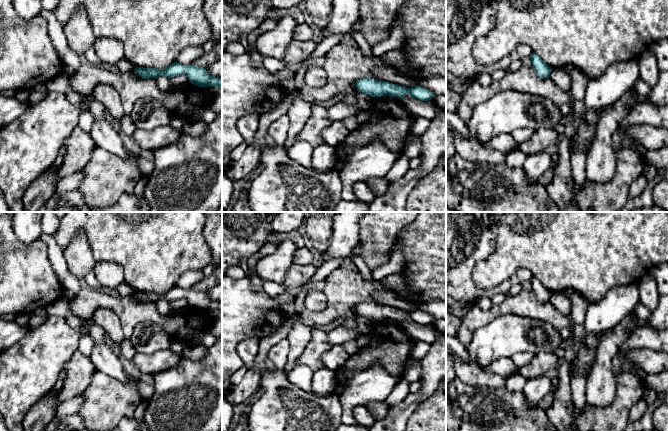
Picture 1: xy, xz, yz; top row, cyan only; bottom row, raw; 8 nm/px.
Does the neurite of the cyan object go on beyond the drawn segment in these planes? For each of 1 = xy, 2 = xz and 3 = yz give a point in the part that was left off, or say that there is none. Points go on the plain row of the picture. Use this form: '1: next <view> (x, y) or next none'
1: next none
2: next none
3: next none

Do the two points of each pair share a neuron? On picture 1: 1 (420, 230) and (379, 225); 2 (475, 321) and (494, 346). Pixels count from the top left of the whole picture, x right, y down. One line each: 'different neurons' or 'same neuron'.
1: different neurons
2: different neurons

